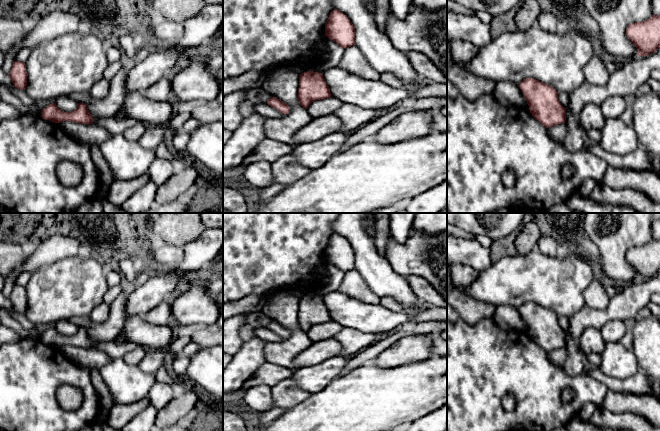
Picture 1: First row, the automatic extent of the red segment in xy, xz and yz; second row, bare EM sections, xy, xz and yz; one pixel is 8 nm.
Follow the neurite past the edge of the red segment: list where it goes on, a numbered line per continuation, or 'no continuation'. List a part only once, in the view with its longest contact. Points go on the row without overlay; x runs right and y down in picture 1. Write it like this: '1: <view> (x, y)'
no continuation

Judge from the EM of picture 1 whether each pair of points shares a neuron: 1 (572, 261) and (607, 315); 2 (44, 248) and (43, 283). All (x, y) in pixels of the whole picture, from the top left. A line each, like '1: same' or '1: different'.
1: different
2: different

